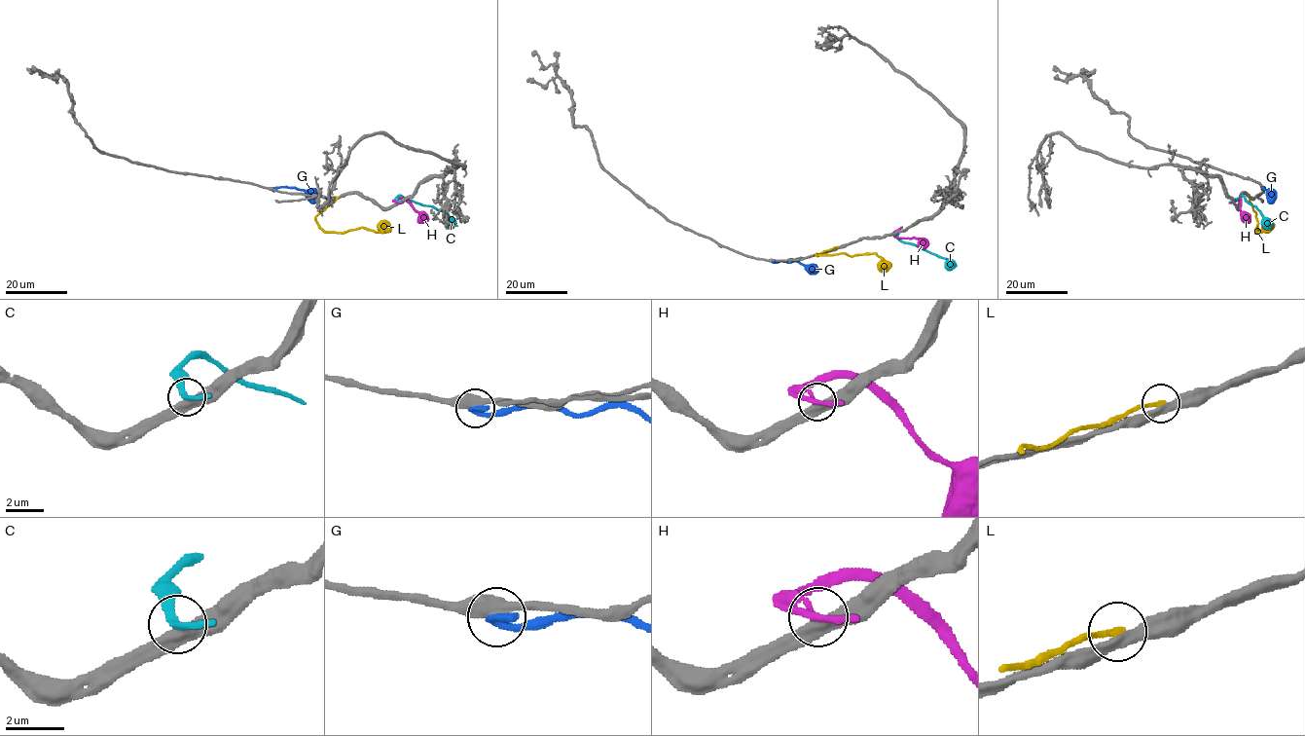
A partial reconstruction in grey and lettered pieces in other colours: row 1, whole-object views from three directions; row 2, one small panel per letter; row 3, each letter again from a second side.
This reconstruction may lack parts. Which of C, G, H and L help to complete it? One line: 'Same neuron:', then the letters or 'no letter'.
Same neuron: G

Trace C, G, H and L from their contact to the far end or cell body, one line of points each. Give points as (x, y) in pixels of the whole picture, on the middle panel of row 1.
C: (897, 231), (897, 237), (901, 240), (944, 257), (951, 268)
G: (773, 261), (798, 261), (816, 270)
H: (897, 231), (894, 236), (897, 238), (921, 239), (926, 246)
L: (838, 246), (815, 254), (877, 254), (886, 271)

